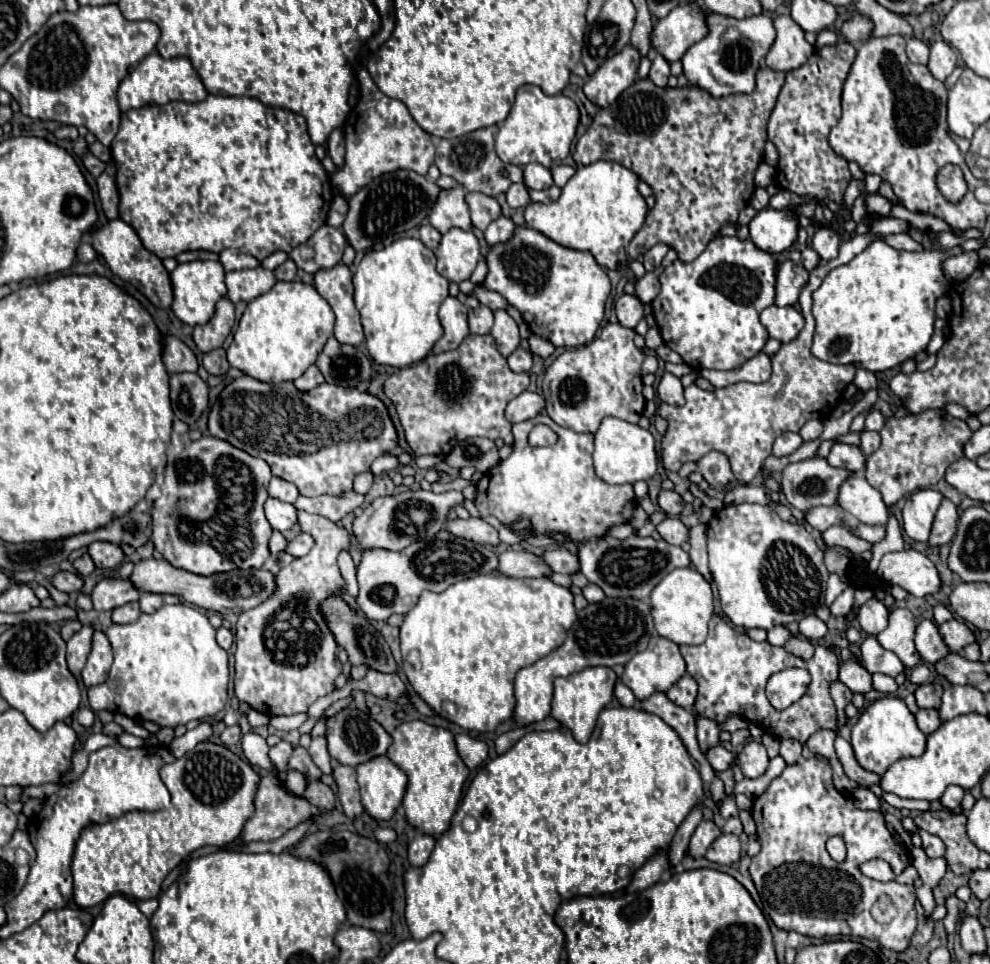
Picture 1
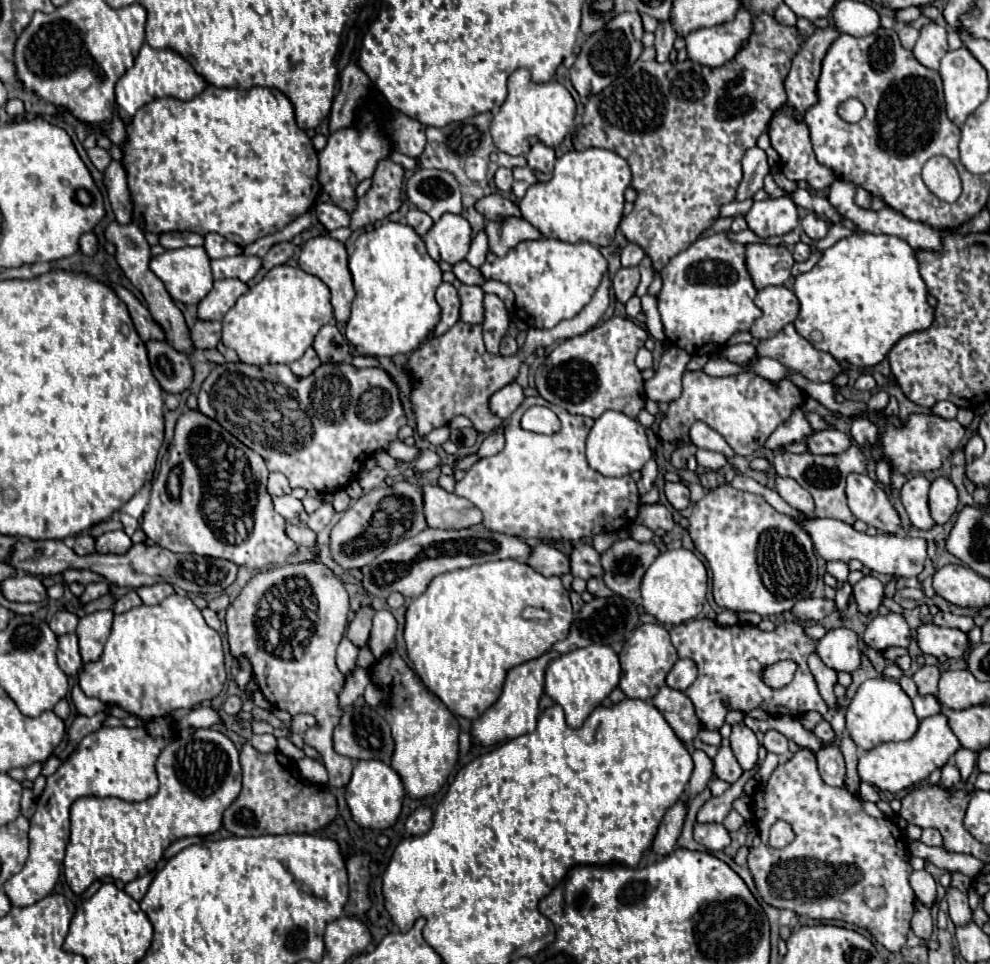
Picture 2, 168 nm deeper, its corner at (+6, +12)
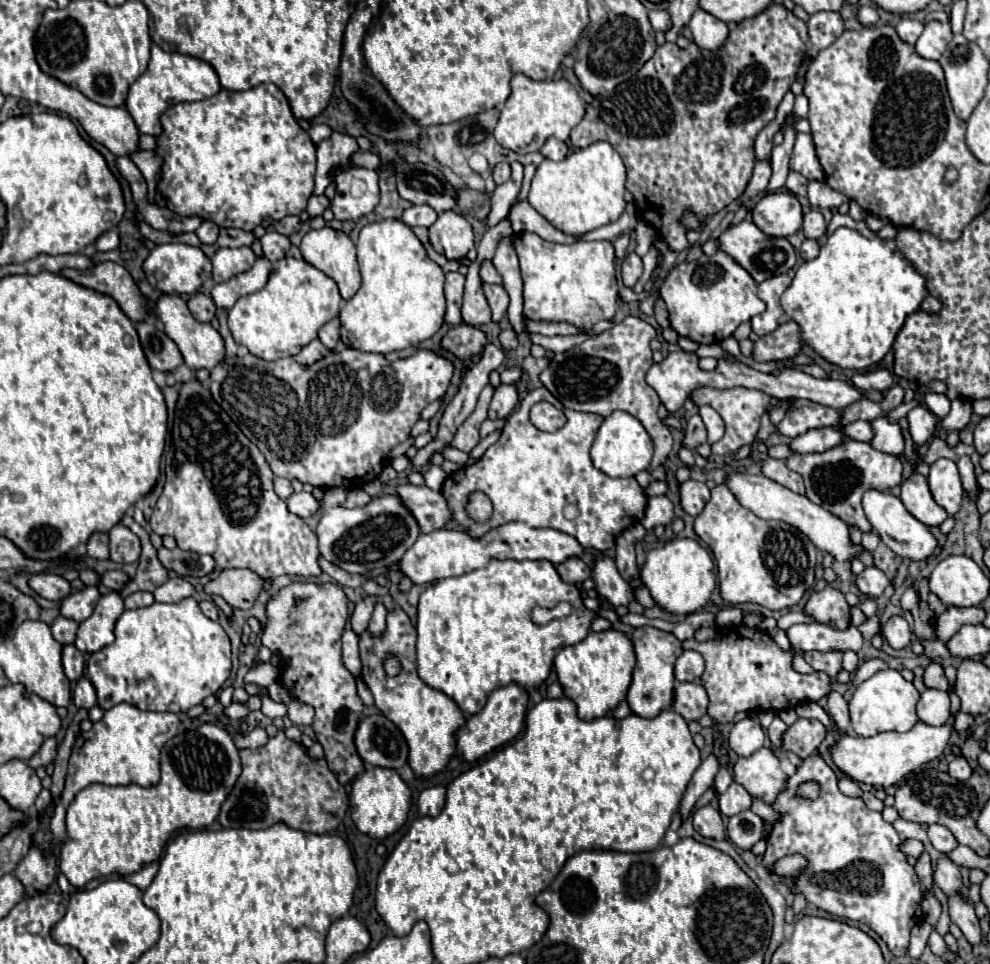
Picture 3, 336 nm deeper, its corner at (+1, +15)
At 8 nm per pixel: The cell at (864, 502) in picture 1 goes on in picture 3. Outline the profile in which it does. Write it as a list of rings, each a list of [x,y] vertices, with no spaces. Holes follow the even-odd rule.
[[[868,489],[862,497],[862,507],[864,513],[870,521],[870,525],[880,533],[882,541],[900,557],[904,559],[926,559],[932,555],[934,547],[936,547],[936,539],[930,535],[928,527],[922,525],[916,517],[912,517],[906,507],[902,505],[902,501],[892,495],[890,491],[878,491],[878,489]]]

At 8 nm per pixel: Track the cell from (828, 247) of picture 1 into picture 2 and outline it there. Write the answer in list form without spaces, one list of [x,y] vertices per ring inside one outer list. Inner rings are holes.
[[[809,212],[803,220],[801,220],[801,228],[803,232],[811,238],[811,240],[821,240],[827,236],[827,224],[823,220],[823,216],[815,214],[815,212]]]

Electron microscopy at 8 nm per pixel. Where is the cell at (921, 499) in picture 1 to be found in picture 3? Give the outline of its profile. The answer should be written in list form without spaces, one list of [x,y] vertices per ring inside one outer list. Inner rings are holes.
[[[912,473],[904,483],[902,483],[902,495],[900,495],[904,507],[924,525],[940,525],[948,513],[934,501],[928,479],[920,473]]]

